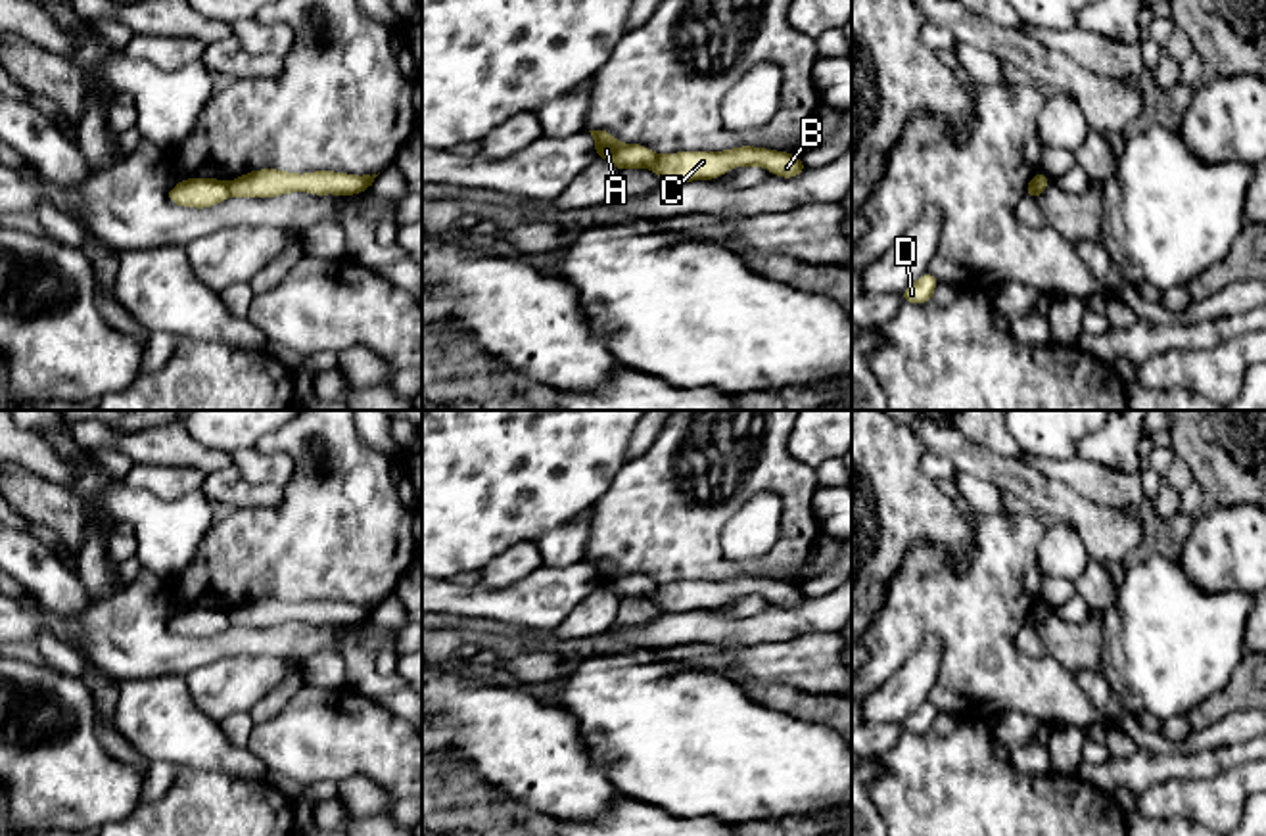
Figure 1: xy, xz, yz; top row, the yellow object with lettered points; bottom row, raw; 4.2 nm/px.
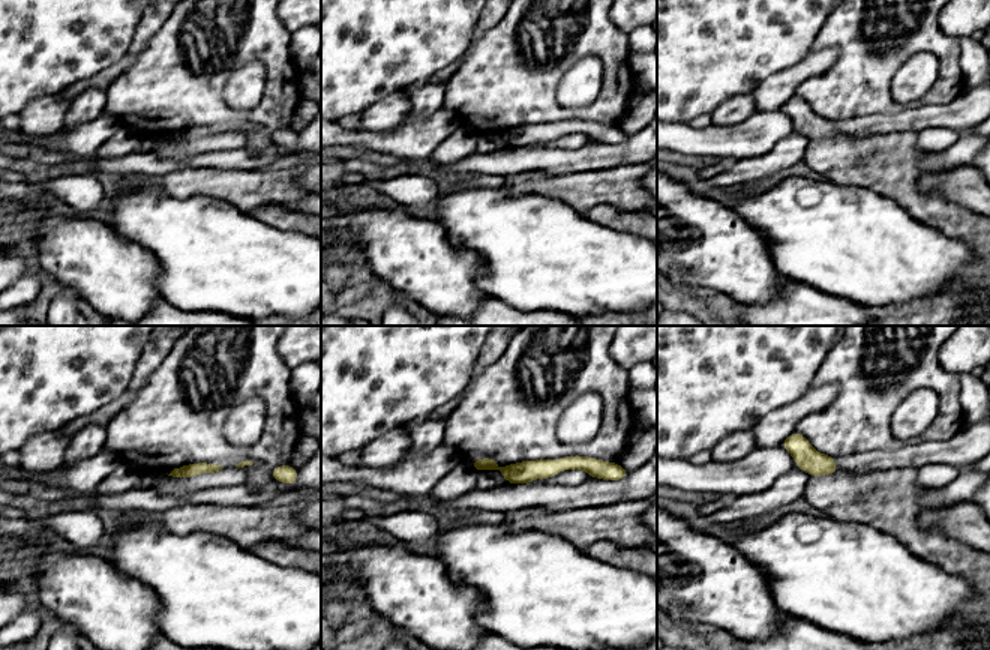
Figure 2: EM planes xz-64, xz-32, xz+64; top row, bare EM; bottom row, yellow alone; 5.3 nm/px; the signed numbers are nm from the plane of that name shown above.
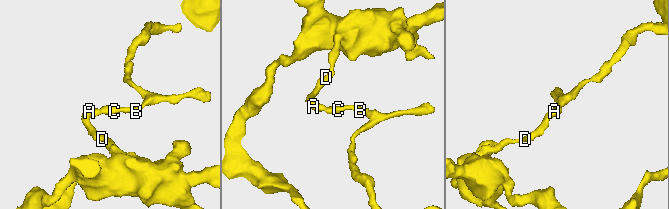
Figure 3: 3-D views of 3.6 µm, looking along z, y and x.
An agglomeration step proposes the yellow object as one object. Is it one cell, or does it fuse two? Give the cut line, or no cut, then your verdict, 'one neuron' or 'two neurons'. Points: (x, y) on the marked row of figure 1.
cut in xz along (658, 156), (653, 169); two neurons

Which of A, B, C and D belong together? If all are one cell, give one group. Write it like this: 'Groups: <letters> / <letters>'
Groups: A D / B C

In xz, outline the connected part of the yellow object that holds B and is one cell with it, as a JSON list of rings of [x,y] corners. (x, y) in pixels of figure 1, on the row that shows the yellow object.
[[[756,146],[731,148],[725,151],[675,151],[658,155],[654,173],[664,182],[714,180],[731,167],[765,167],[771,174],[794,178],[808,171],[800,155]]]

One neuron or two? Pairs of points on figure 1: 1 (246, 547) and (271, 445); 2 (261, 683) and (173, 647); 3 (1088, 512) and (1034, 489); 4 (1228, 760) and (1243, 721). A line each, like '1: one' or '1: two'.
1: one
2: two
3: one
4: two

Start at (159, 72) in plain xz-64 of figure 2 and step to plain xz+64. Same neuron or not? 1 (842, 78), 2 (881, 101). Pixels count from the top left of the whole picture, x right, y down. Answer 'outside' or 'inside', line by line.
1: inside
2: inside

